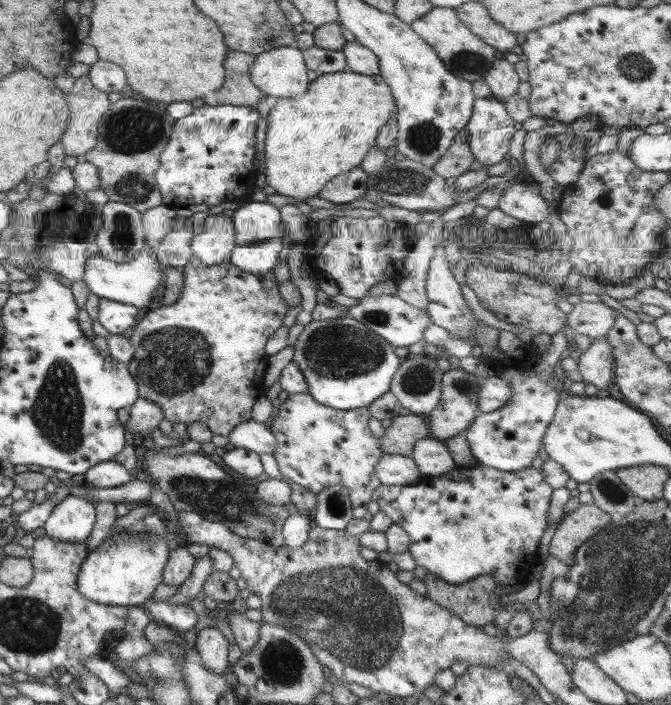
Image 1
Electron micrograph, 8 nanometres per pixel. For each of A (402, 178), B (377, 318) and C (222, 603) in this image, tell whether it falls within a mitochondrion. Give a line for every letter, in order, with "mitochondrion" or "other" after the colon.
A: mitochondrion
B: mitochondrion
C: other

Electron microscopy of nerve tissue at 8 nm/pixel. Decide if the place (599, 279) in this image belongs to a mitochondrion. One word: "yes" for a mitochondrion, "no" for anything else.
no

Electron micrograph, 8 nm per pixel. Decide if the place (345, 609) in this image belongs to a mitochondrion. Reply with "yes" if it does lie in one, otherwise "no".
yes

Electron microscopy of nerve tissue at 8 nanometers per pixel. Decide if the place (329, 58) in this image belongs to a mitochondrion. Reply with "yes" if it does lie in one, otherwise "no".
no

